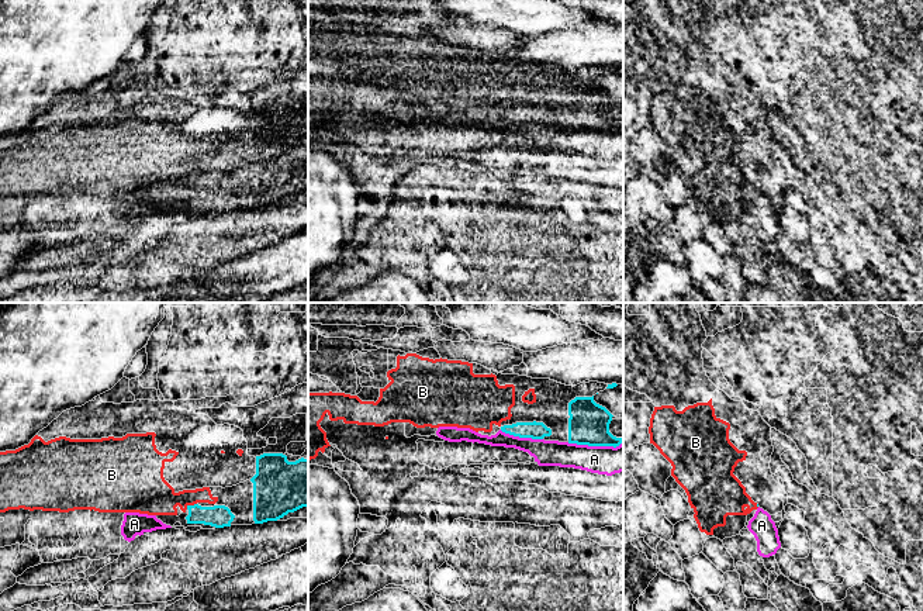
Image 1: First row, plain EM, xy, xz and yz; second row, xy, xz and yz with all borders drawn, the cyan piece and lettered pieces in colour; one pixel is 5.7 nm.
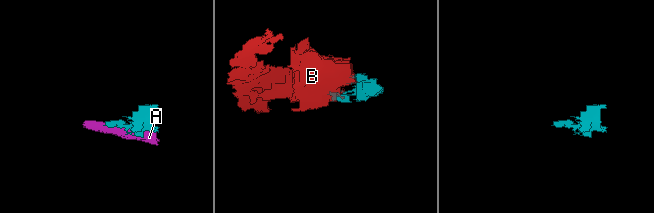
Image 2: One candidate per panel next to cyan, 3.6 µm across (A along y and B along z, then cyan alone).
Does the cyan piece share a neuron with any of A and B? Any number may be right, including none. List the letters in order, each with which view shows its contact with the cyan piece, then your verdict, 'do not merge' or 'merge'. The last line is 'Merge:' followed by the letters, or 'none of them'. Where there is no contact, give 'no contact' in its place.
A: xz | do not merge
B: xy | merge
Merge: B

